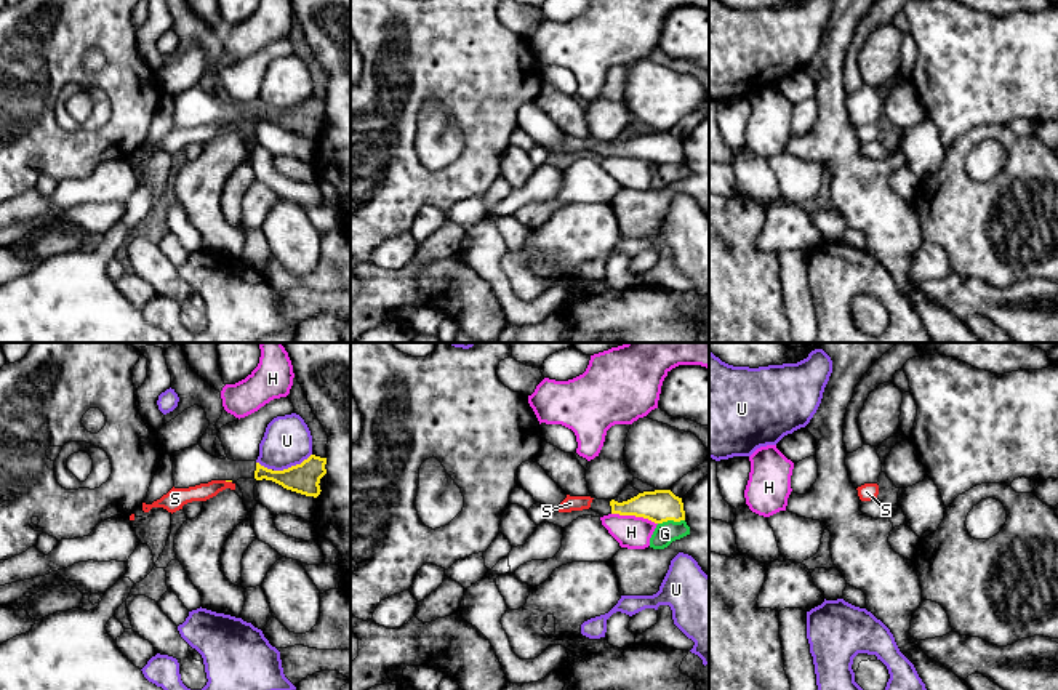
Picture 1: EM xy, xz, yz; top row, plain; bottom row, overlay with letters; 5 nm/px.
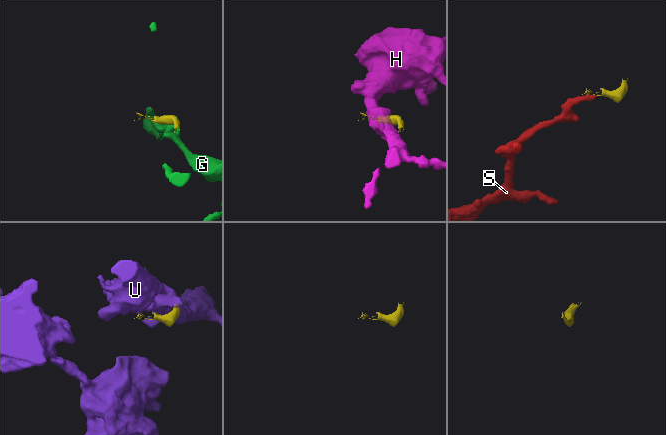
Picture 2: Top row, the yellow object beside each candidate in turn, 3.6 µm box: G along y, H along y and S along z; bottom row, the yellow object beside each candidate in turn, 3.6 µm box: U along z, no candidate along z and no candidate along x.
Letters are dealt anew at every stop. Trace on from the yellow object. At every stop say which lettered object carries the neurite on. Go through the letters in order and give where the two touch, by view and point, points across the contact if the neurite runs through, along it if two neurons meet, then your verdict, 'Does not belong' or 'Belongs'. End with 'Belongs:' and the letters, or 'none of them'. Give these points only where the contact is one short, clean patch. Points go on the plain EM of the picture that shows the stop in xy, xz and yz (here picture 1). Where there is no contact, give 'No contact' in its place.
G: Touches yellow at xz (671, 160). Boundary: xz (684, 160), (658, 165). Does not belong
H: Touches yellow at xz (634, 156). Boundary: xz (612, 154), (647, 159), (657, 165). Does not belong
S: Touches yellow at xy (228, 122). Boundary: xy (224, 122), (231, 124). Does not belong
U: Touches yellow at xy (292, 108). Boundary: xy (311, 95), (300, 104), (274, 112). Does not belong
Belongs: none of them

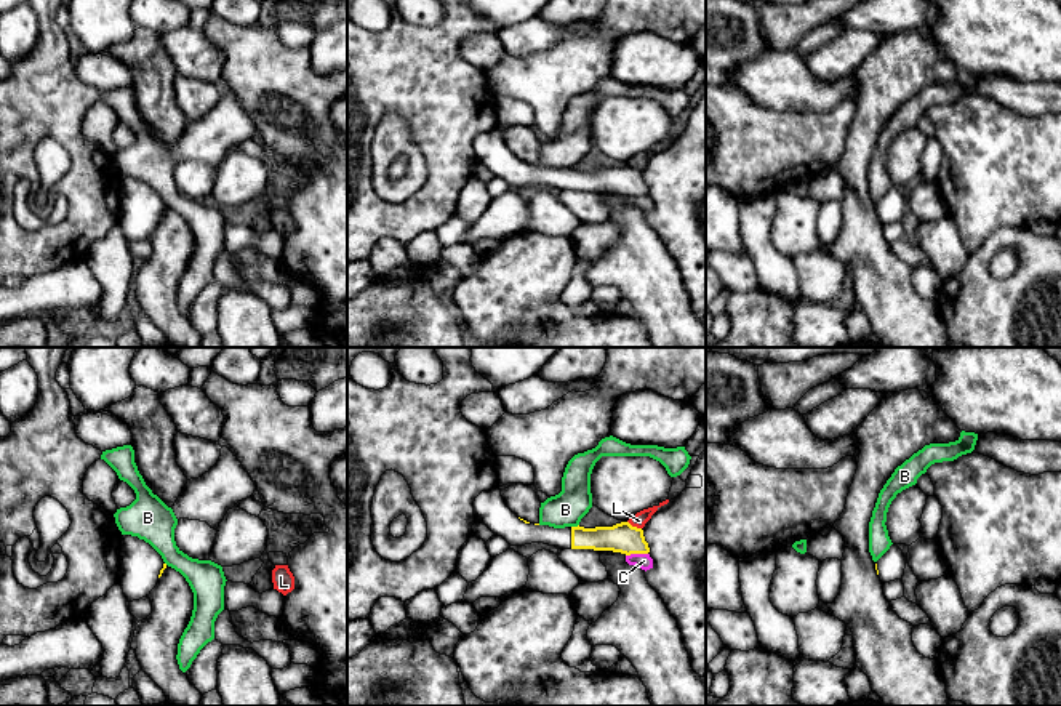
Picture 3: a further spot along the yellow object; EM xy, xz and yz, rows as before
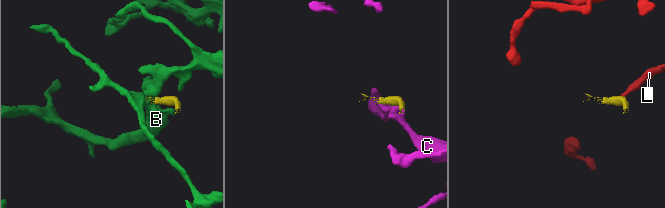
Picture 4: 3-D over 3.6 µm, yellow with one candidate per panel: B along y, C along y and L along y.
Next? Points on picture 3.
B: Touches yellow at xz (575, 168). Boundary: xz (578, 165), (572, 168). Does not belong
C: Touches yellow at xz (636, 194). Boundary: xz (647, 194), (631, 194), (626, 197). Does not belong
L: Touches yellow at xz (634, 168). Boundary: xz (628, 162), (640, 170). Does not belong
Belongs: none of them

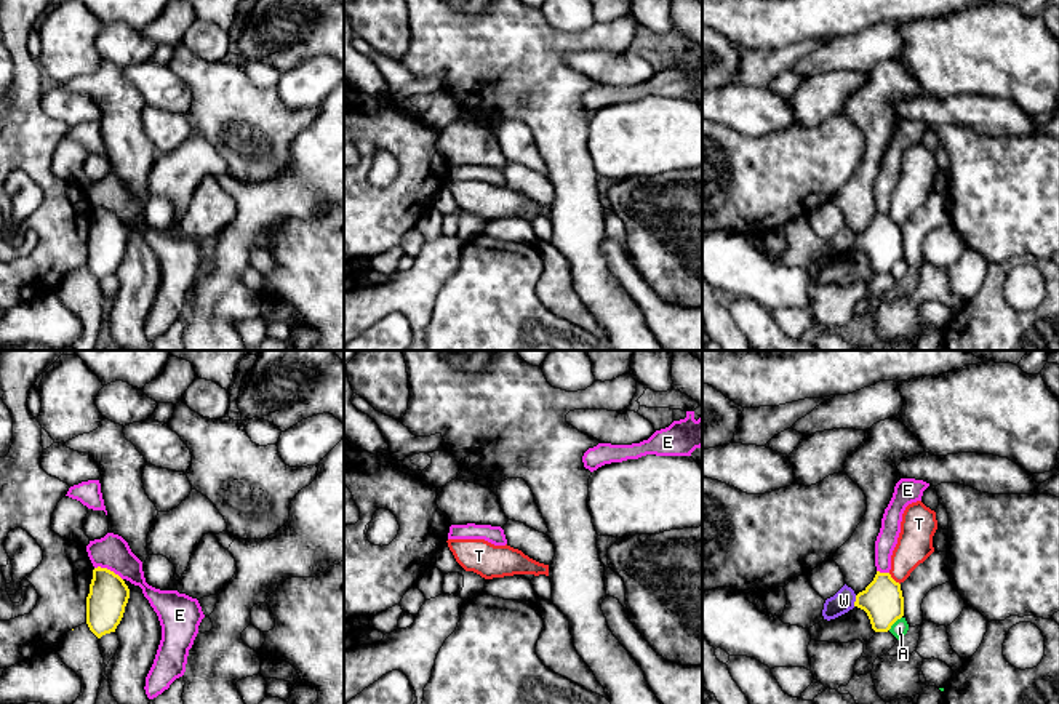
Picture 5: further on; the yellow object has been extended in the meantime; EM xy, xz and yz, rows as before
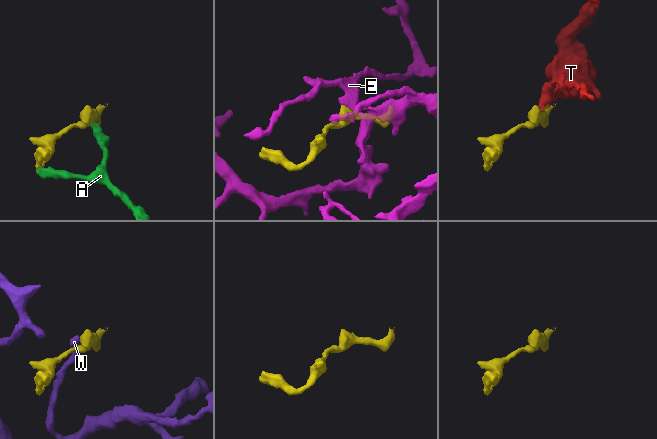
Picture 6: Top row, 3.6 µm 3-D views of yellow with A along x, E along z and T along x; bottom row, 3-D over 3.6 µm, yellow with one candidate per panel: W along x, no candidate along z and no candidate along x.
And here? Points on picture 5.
A: Touches yellow at yz (895, 263). Does not belong
E: Touches yellow at xy (109, 212). Boundary: xy (95, 208), (112, 212), (122, 221). Does not belong
T: Touches yellow at yz (893, 221). Boundary: yz (888, 215), (899, 226). Does not belong
W: Touches yellow at yz (856, 242). Boundary: yz (856, 237), (853, 247). Does not belong
Belongs: none of them

